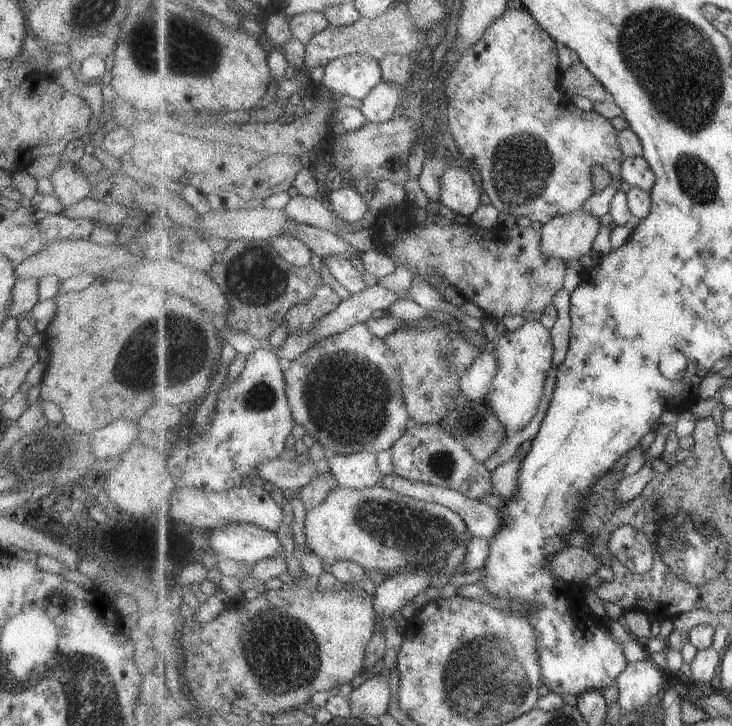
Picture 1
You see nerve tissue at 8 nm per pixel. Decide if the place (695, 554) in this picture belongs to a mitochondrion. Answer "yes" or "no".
yes

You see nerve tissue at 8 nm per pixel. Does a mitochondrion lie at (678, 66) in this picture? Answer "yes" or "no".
yes

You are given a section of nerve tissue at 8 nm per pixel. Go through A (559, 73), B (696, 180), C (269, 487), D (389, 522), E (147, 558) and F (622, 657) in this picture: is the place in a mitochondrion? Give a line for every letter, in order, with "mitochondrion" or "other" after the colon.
A: other
B: mitochondrion
C: other
D: mitochondrion
E: mitochondrion
F: other

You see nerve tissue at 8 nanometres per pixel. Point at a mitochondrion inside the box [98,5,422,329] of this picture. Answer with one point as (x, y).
(181, 48)

